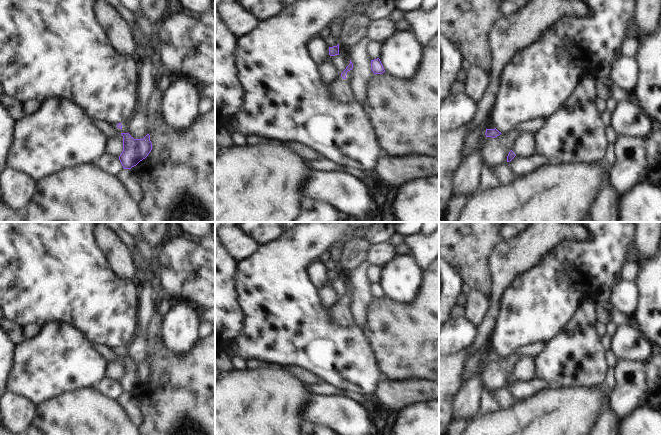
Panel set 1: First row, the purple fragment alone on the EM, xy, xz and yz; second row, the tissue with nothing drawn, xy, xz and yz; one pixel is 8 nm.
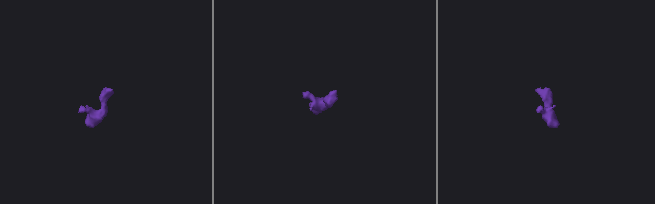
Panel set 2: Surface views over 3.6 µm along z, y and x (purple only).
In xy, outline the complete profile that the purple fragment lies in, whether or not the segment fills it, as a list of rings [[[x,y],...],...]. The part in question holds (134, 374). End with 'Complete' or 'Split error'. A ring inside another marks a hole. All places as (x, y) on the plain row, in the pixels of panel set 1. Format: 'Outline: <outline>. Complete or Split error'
Outline: [[[118,347],[113,351],[123,360],[123,375],[119,384],[124,393],[131,393],[145,383],[152,374],[150,359],[142,363],[134,363],[128,357],[127,347]]]. Split error.

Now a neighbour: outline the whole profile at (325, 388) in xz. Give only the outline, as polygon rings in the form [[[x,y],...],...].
[[[327,382],[320,384],[308,384],[313,394],[317,395],[334,395],[341,394],[341,388]]]

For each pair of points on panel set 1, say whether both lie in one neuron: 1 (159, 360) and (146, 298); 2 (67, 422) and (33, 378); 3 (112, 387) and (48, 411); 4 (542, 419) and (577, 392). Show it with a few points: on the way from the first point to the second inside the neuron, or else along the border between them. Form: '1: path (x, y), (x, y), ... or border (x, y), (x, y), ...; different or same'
1: border (156, 312), (145, 335), (147, 345); different
2: border (72, 391), (65, 392), (49, 400); different
3: border (96, 388), (114, 399); different
4: path (551, 418), (568, 401); same

